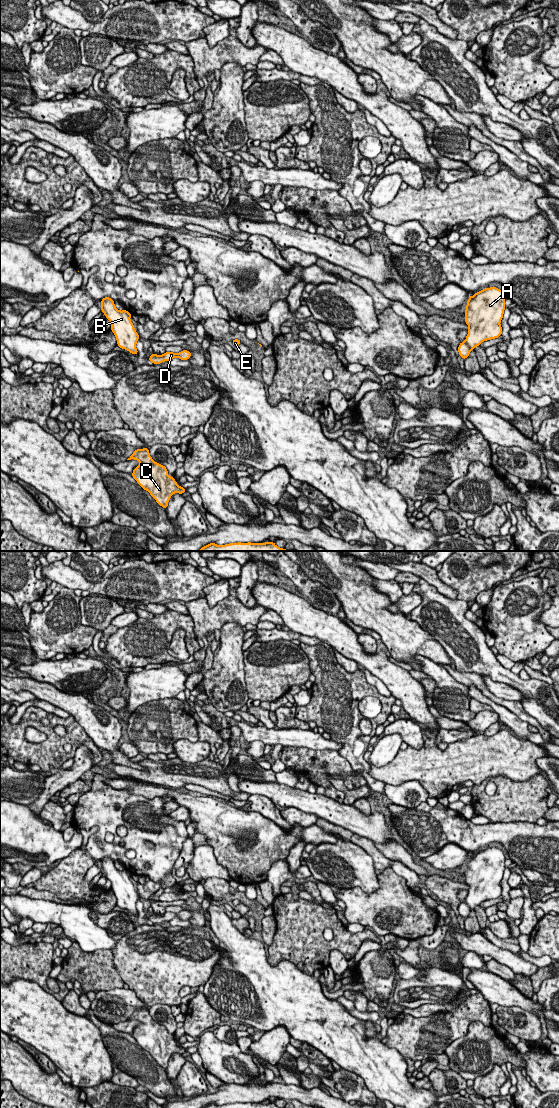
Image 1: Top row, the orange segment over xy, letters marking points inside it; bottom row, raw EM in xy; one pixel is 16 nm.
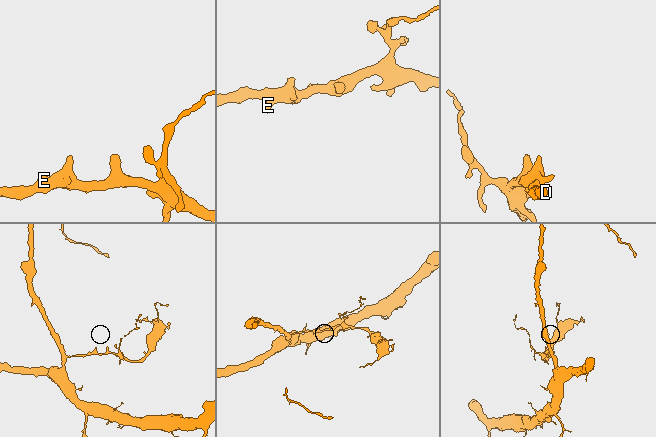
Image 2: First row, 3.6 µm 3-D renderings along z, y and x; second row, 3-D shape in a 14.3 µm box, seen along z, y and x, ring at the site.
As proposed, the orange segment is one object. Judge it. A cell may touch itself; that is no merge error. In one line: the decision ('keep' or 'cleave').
keep

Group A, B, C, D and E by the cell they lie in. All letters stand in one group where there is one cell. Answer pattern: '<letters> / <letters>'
A B C D E

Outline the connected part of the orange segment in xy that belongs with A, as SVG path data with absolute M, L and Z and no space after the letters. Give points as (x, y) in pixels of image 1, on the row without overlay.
M496 847L484 848L475 853L472 857L469 855L465 870L465 883L468 885L468 895L464 902L458 906L459 915L465 920L470 912L476 906L484 901L498 898L502 894L500 882L505 870L505 856L501 849Z

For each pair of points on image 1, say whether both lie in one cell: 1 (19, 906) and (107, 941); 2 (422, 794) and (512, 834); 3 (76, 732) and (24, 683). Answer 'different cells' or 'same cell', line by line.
1: same cell
2: different cells
3: different cells

